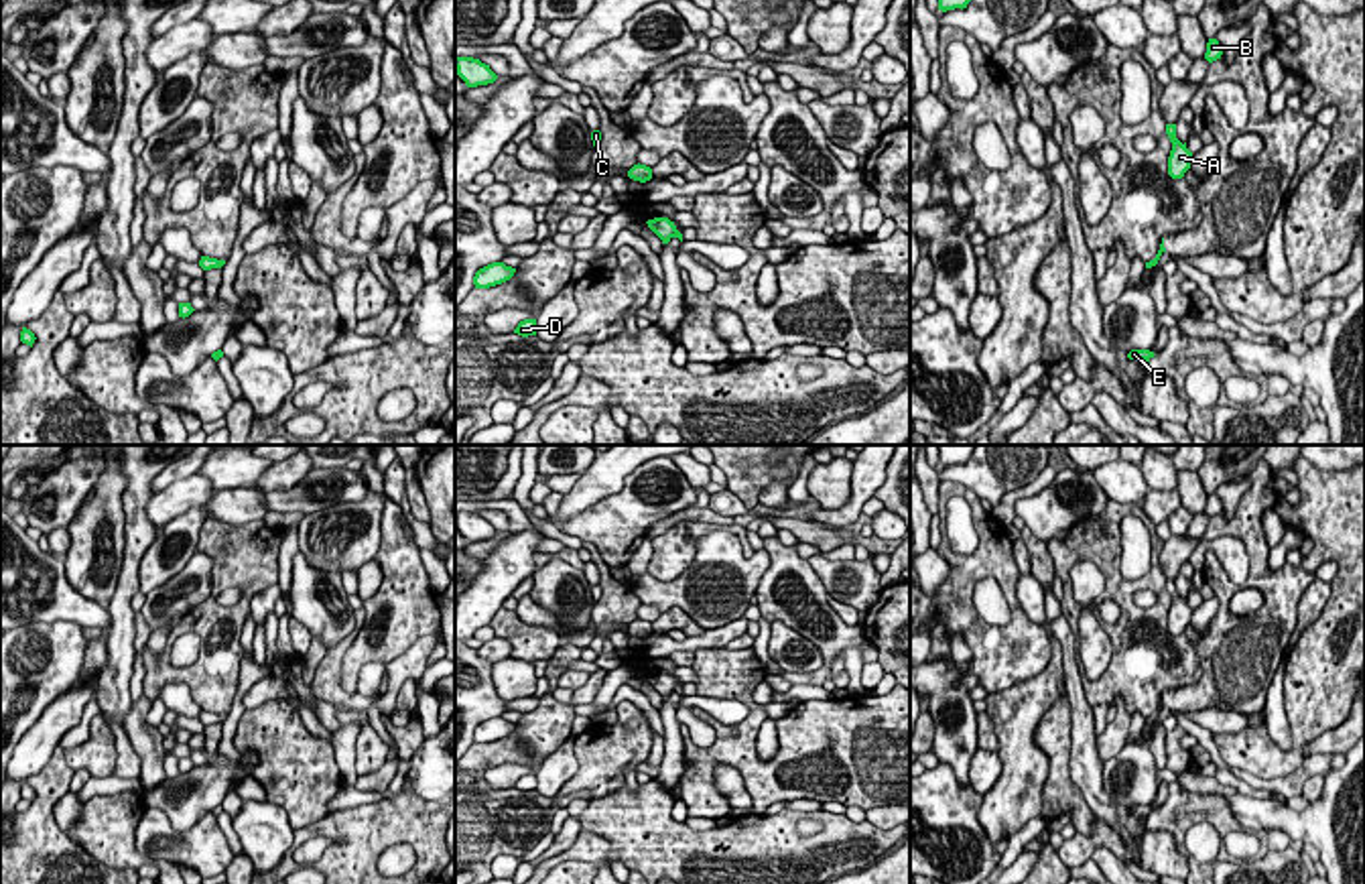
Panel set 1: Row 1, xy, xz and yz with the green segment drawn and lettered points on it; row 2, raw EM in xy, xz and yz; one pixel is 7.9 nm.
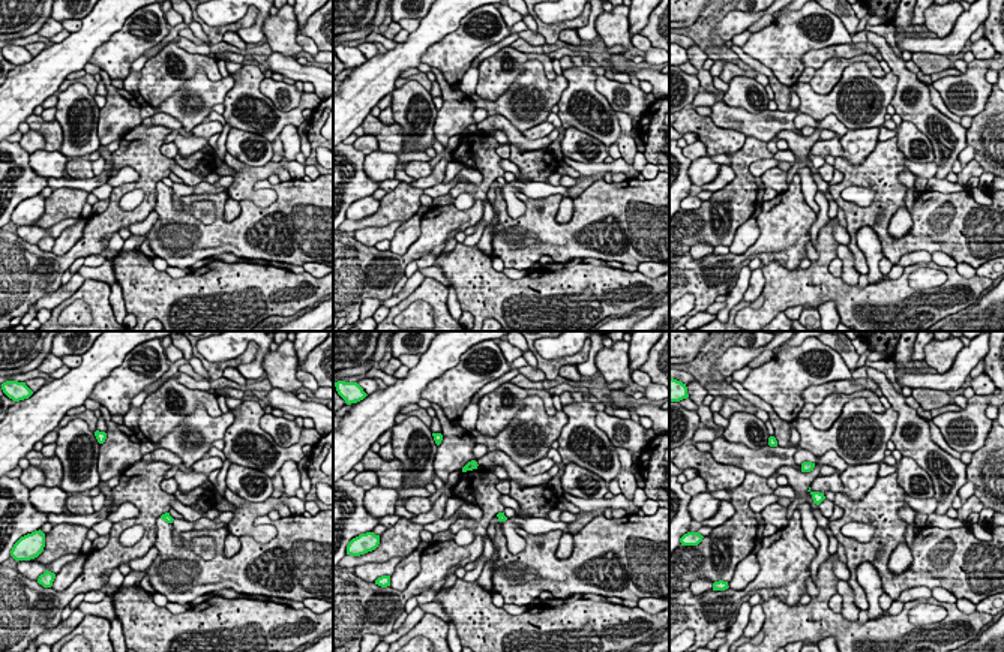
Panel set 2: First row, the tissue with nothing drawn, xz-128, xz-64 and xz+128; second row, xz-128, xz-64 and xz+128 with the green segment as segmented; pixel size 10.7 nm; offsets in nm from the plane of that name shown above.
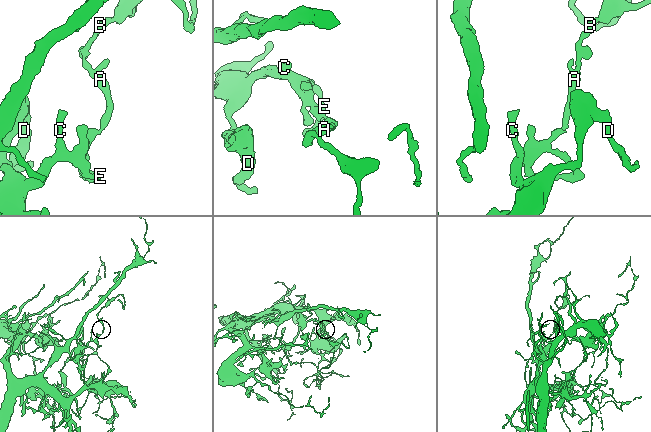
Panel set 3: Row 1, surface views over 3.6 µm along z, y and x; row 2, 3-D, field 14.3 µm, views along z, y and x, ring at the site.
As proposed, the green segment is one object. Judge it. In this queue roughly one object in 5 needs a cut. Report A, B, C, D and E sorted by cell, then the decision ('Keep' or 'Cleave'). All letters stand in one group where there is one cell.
Groups: A B C D E. Keep

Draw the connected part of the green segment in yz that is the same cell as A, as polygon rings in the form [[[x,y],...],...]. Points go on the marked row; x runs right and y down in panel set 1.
[[[1166,124],[1166,134],[1172,142],[1172,150],[1168,156],[1168,175],[1172,179],[1182,179],[1184,173],[1190,169],[1192,152],[1176,138],[1176,124]]]

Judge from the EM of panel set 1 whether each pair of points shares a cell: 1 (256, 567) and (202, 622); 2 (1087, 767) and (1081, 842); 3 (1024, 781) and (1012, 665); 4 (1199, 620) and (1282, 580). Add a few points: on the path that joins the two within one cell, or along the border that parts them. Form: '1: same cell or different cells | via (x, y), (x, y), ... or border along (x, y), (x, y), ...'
1: same cell | via (238, 567), (216, 590), (210, 604)
2: different cells | border along (1095, 815), (1126, 840), (1138, 840)
3: different cells | border along (1051, 653), (1051, 659), (1036, 673), (988, 693)
4: different cells | border along (1215, 596), (1215, 616), (1201, 635)

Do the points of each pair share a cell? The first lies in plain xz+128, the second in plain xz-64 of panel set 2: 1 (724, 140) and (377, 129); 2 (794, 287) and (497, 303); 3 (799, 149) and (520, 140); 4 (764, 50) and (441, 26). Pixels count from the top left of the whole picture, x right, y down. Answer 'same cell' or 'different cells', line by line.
1: same cell
2: same cell
3: same cell
4: different cells

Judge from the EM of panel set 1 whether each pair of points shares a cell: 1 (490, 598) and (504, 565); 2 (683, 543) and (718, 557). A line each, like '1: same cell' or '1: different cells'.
1: same cell
2: different cells

